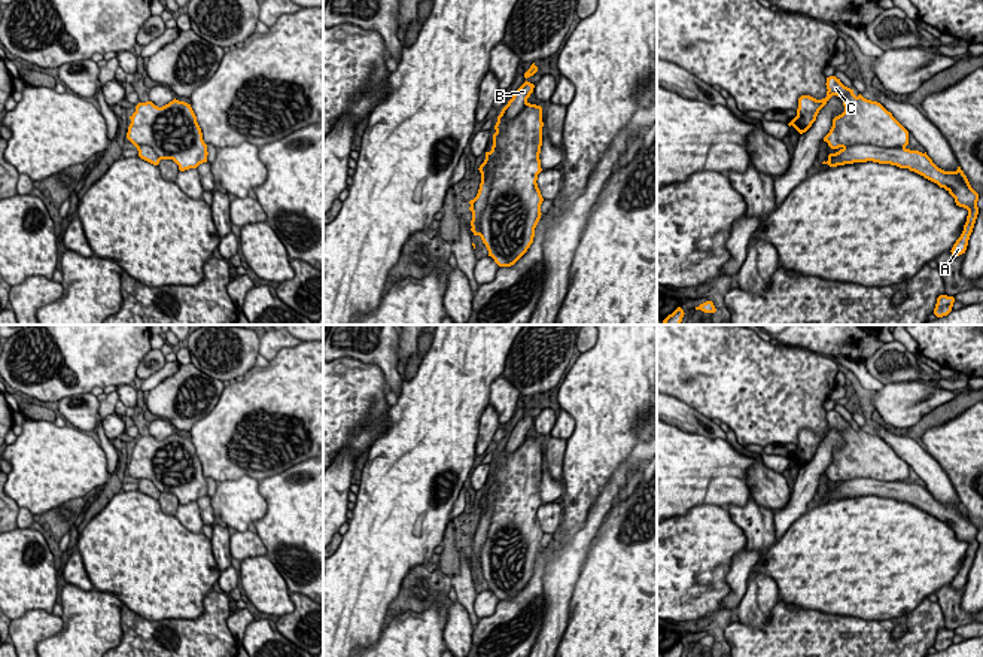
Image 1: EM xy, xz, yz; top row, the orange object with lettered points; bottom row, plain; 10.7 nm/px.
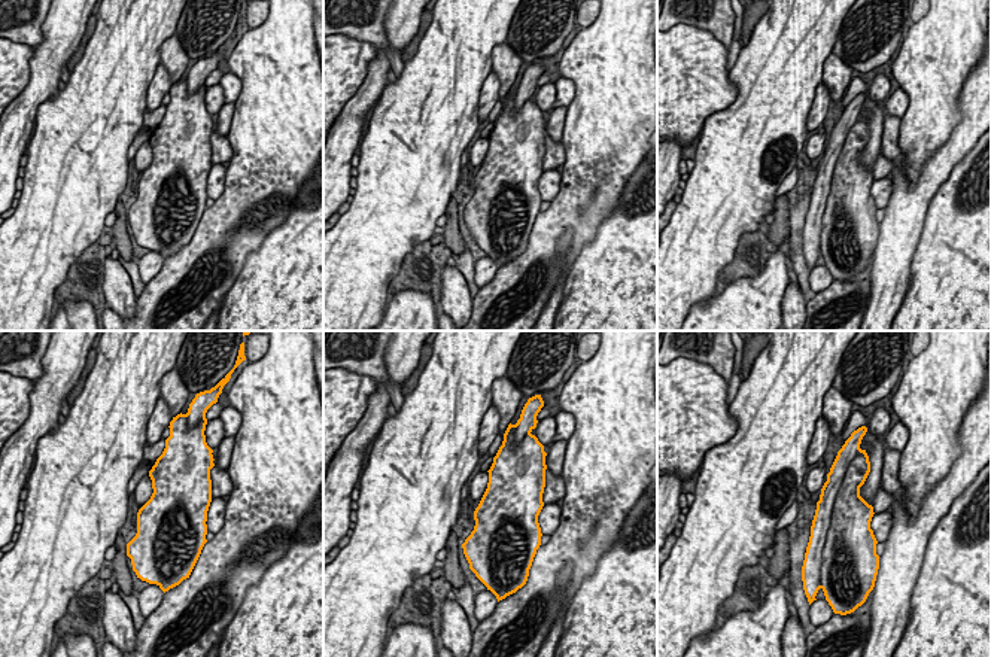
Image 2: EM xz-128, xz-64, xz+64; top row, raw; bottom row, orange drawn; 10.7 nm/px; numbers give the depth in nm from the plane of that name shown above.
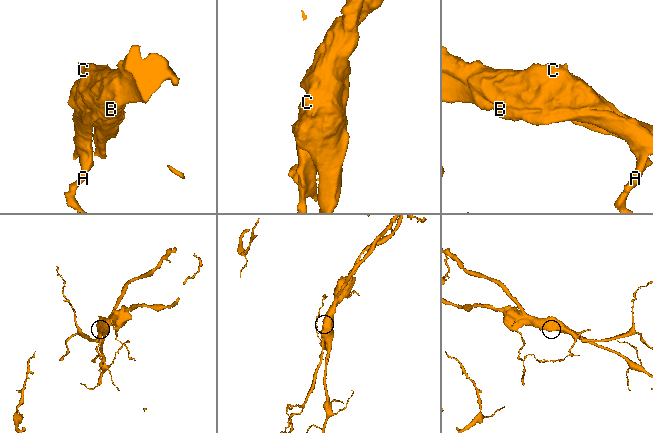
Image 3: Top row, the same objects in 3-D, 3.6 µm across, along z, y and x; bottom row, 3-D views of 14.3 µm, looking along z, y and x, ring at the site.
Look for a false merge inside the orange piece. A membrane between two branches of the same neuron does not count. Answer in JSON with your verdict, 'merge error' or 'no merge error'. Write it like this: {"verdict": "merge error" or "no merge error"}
{"verdict": "merge error"}

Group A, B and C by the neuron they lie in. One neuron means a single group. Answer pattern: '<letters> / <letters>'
A B / C

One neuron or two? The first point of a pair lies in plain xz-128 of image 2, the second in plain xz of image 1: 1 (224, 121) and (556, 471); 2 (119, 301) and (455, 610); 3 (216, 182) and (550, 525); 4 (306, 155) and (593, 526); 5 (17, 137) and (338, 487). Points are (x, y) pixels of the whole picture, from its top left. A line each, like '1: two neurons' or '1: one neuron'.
1: one neuron
2: one neuron
3: one neuron
4: two neurons
5: one neuron

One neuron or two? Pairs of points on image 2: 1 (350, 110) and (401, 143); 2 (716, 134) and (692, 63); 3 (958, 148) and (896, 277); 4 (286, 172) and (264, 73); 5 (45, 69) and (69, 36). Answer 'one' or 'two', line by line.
1: two
2: two
3: one
4: one
5: one

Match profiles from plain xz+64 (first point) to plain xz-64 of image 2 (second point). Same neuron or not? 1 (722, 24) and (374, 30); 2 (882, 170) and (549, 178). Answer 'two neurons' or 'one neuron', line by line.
1: one neuron
2: two neurons

